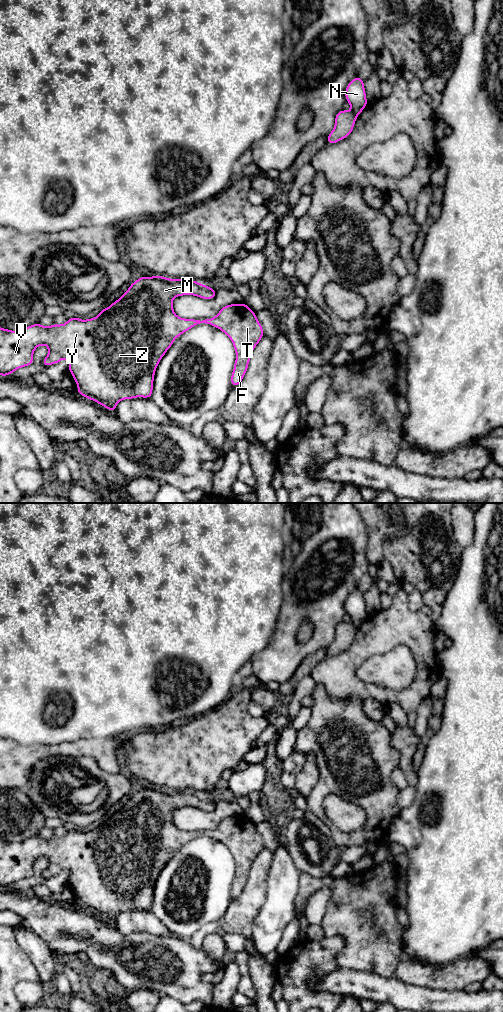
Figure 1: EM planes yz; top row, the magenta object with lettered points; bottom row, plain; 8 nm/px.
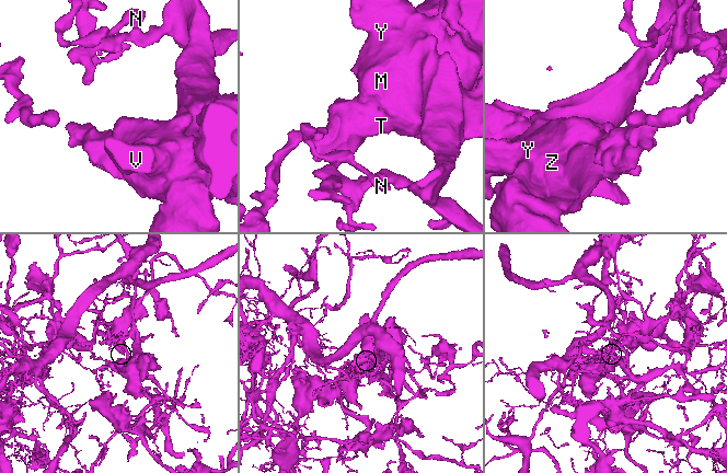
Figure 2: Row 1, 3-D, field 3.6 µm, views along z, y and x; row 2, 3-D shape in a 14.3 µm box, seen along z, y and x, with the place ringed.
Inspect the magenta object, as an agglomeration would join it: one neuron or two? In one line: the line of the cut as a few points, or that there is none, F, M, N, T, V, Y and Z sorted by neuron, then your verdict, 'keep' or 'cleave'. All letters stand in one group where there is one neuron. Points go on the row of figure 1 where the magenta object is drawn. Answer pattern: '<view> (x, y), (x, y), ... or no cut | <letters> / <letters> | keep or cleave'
yz (351, 110), (356, 116) | F M T V Y Z / N | cleave

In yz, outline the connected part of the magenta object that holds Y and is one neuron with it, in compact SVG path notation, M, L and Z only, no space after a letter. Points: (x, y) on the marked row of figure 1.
M141 276L121 298L108 308L101 309L97 317L80 320L74 316L62 325L54 323L44 327L37 323L20 331L0 327L0 375L8 376L19 368L30 366L34 350L39 345L46 345L49 353L42 361L44 366L69 359L68 370L76 381L77 393L115 412L121 400L151 398L156 368L174 340L197 324L206 323L220 329L231 339L236 361L230 381L233 387L238 386L248 369L254 348L264 336L255 312L245 303L231 304L224 306L214 318L200 321L180 318L173 310L172 301L177 296L213 299L216 294L216 290L194 280Z

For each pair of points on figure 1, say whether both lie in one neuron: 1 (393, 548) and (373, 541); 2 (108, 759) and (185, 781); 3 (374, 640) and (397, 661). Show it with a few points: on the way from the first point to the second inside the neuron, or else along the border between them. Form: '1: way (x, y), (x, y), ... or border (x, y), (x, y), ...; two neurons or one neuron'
1: border (392, 536), (388, 536), (384, 540), (383, 557); two neurons
2: border (120, 757), (123, 763); two neurons
3: border (411, 652), (398, 645), (365, 661); two neurons

